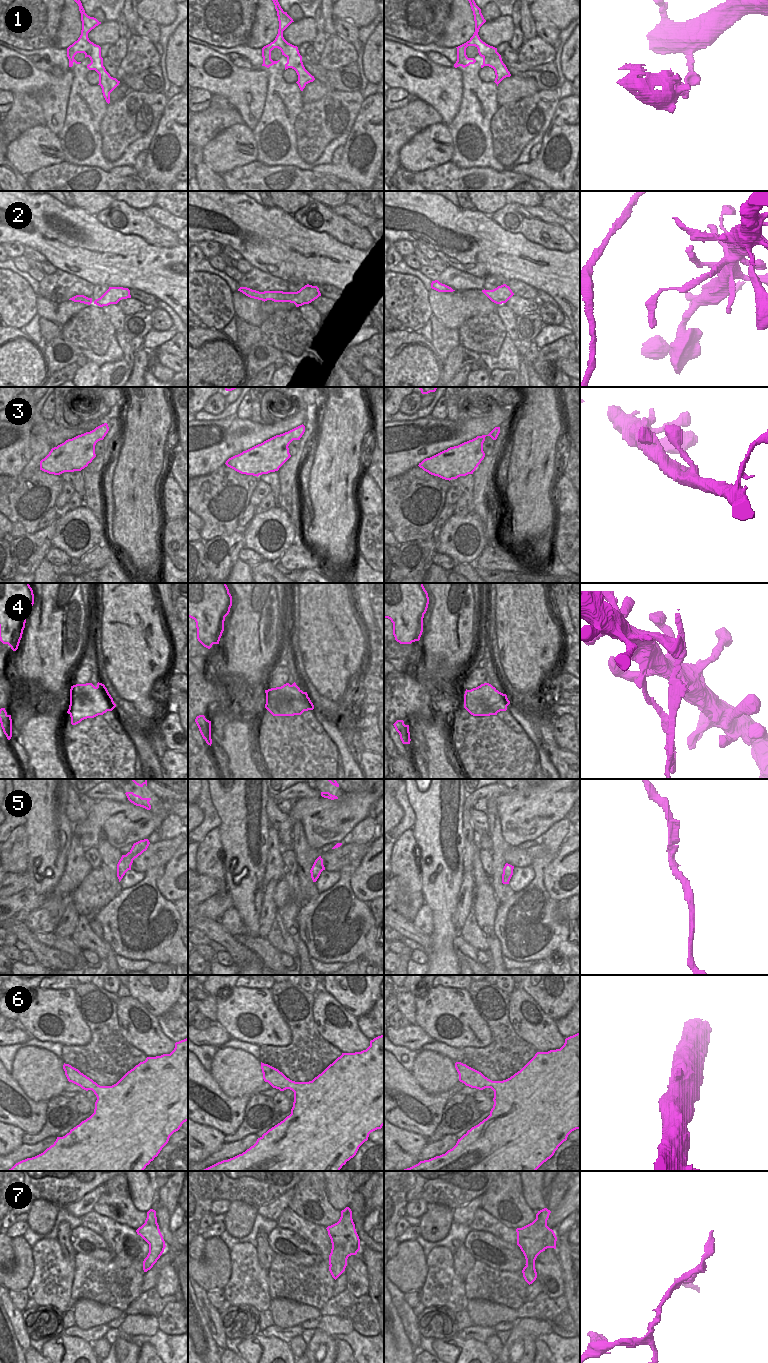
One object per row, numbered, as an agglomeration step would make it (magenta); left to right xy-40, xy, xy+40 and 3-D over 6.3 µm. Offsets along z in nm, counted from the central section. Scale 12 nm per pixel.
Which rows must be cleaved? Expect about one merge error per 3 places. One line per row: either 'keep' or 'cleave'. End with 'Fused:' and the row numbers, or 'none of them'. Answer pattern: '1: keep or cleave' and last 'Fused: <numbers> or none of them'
1: cleave
2: cleave
3: keep
4: cleave
5: keep
6: keep
7: cleave
Fused: 1, 2, 4, 7

